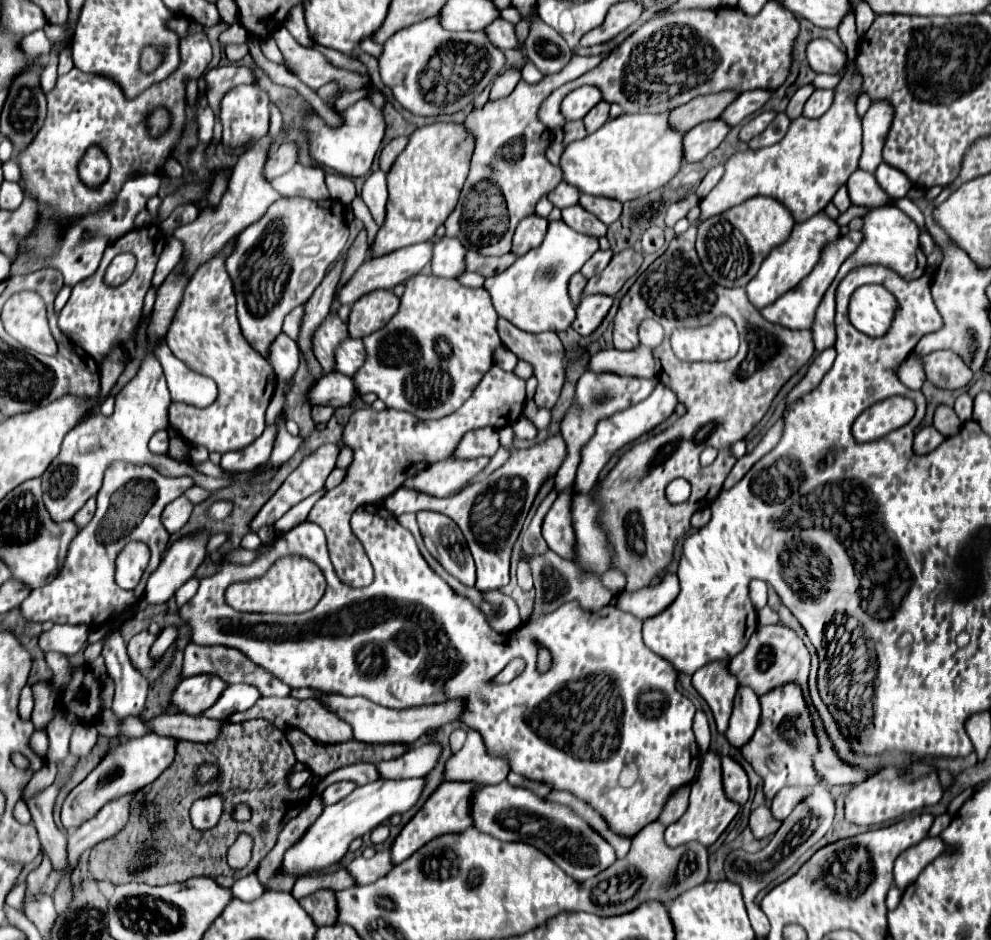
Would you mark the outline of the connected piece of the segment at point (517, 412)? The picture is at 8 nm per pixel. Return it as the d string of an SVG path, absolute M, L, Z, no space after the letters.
M492 366L464 406L440 420L422 422L404 410L392 408L376 412L372 406L366 406L356 410L344 428L344 444L354 450L354 462L350 464L344 482L338 488L326 492L326 496L318 500L308 514L308 520L316 522L326 532L330 558L340 580L354 588L362 588L372 582L372 566L366 552L362 550L362 544L356 540L356 536L348 536L350 516L358 506L384 500L396 492L414 472L438 460L450 458L466 432L484 426L502 428L516 424L516 420L522 416L524 398L524 380L520 380L514 372L502 372L498 366Z

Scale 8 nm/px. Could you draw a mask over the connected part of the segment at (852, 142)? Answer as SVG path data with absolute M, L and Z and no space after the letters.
M850 64L834 88L834 102L830 110L822 118L810 120L798 116L790 122L786 136L774 146L732 154L724 164L726 172L720 178L718 186L714 186L714 190L700 202L702 214L698 222L718 216L758 194L782 200L796 222L808 220L814 214L822 212L838 188L844 186L848 176L858 168L858 158L862 154L862 120L856 112L858 92L860 74L856 66Z

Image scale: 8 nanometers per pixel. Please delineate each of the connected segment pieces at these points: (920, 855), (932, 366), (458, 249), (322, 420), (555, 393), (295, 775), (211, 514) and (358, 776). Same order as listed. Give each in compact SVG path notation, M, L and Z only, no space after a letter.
M936 836L936 838L924 838L922 842L918 842L918 846L912 846L910 850L902 852L898 856L898 862L894 864L894 884L900 890L904 890L918 878L918 874L924 870L926 864L930 864L946 850L948 846L944 844L944 840Z
M948 350L932 352L930 356L924 356L924 368L928 382L932 382L936 388L942 390L958 390L968 386L974 372L966 366L966 362Z
M444 236L434 244L434 258L432 258L432 274L442 278L456 278L460 272L466 270L464 266L464 246L458 238Z
M314 406L312 408L312 422L314 424L326 424L330 418L332 418L332 414L334 414L334 408L330 408L330 406Z
M500 318L498 320L498 334L502 344L516 354L518 360L524 360L528 364L532 364L534 368L534 376L538 378L538 388L536 388L536 396L534 402L542 408L552 408L556 404L556 400L560 398L560 390L564 386L566 380L566 370L564 370L564 362L562 362L562 352L564 346L560 342L560 338L554 332L542 332L542 334L528 334L518 330L516 326L512 326L508 320Z
M305 768L299 772L292 772L288 777L288 785L292 790L299 789L304 786L308 779L312 776L312 773L308 768Z
M214 502L206 513L211 520L224 520L230 514L230 510L232 510L230 502Z
M364 762L362 764L350 764L346 768L338 768L338 770L330 772L326 778L320 778L320 782L314 786L314 794L318 794L326 786L330 786L334 782L340 782L340 780L350 780L356 786L364 786L368 782L378 780L378 772L376 772L374 764L364 764Z

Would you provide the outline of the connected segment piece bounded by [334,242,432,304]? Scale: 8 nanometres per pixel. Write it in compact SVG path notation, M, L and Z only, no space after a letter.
M428 242L406 246L402 250L384 254L382 258L366 258L364 264L352 274L352 278L348 280L348 284L344 284L342 288L336 290L334 298L340 304L354 304L358 298L362 298L368 292L374 292L374 290L392 290L396 284L406 282L408 278L412 278L418 272L422 272L422 268L430 262L430 258L432 258L432 244L428 244Z

